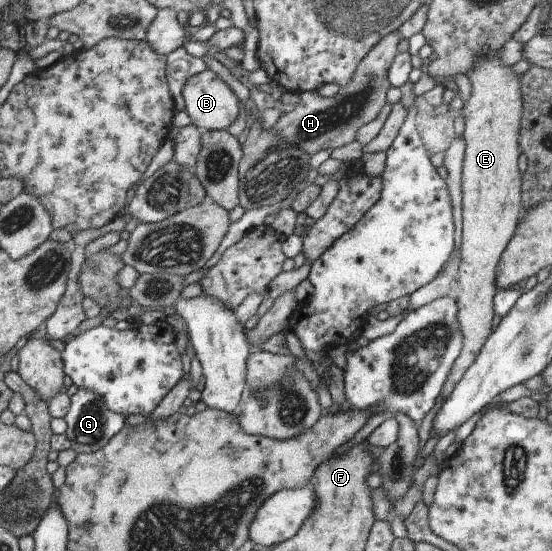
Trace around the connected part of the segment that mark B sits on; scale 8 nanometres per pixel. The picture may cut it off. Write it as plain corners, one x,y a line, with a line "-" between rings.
206,68
191,76
181,88
184,111
200,131
226,130
237,116
240,101

